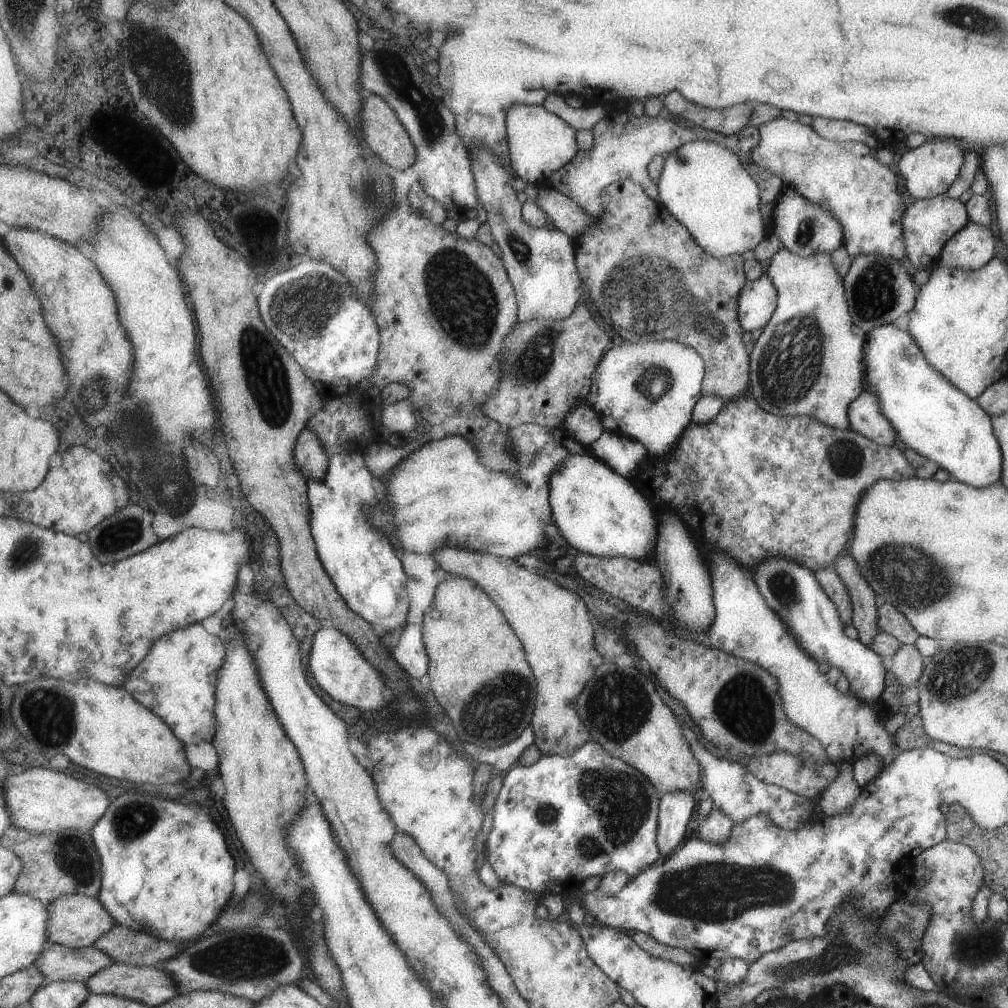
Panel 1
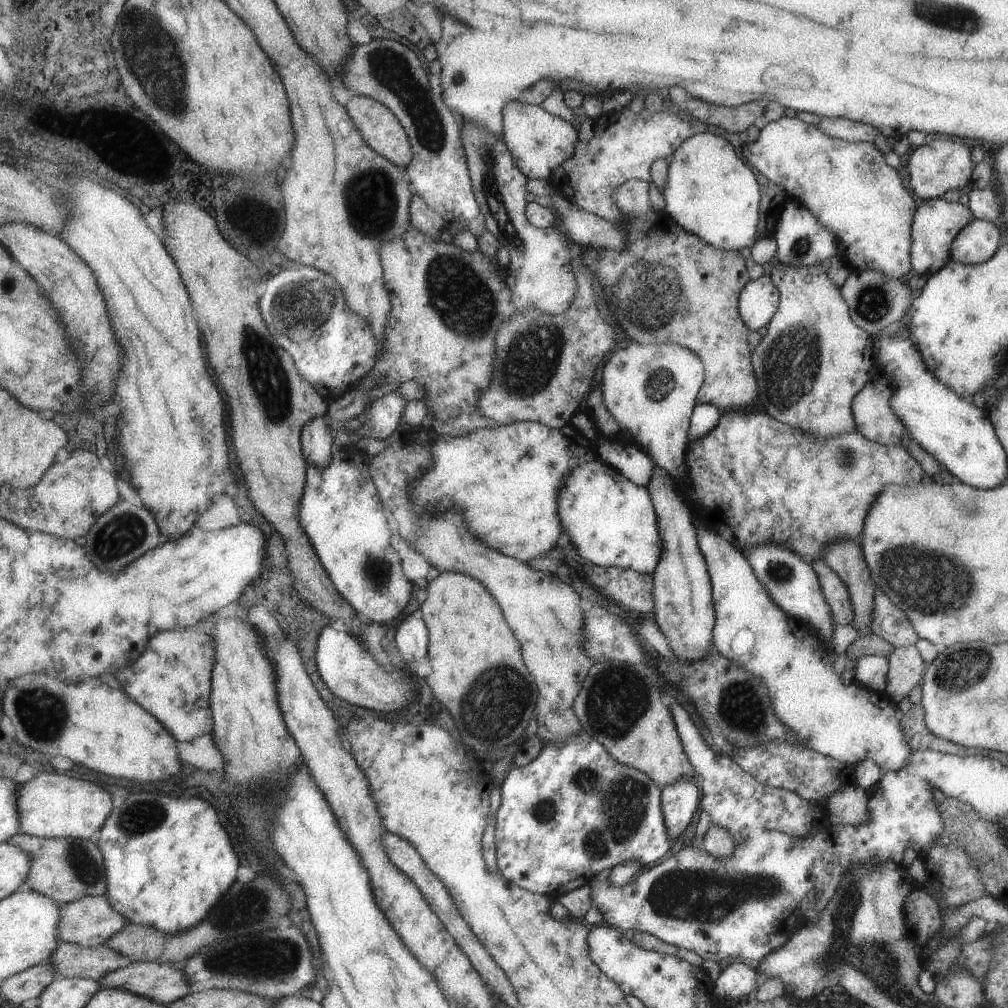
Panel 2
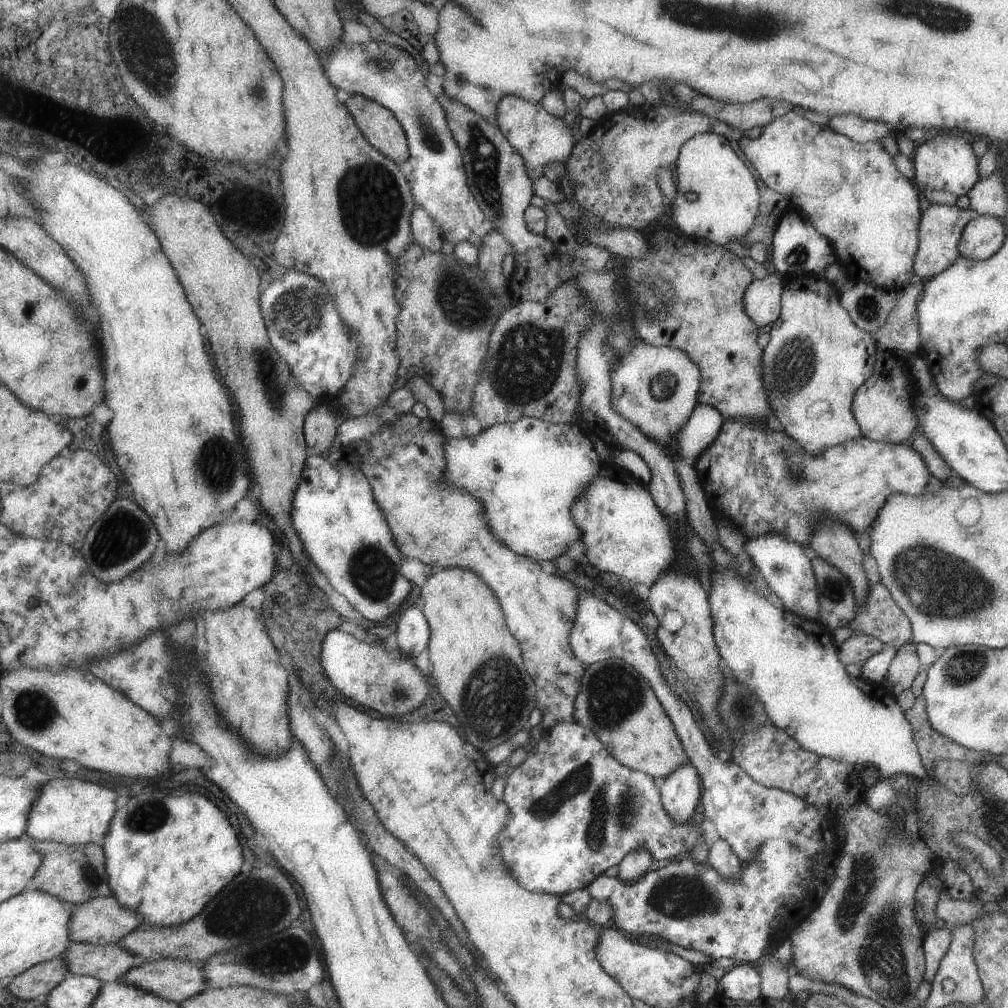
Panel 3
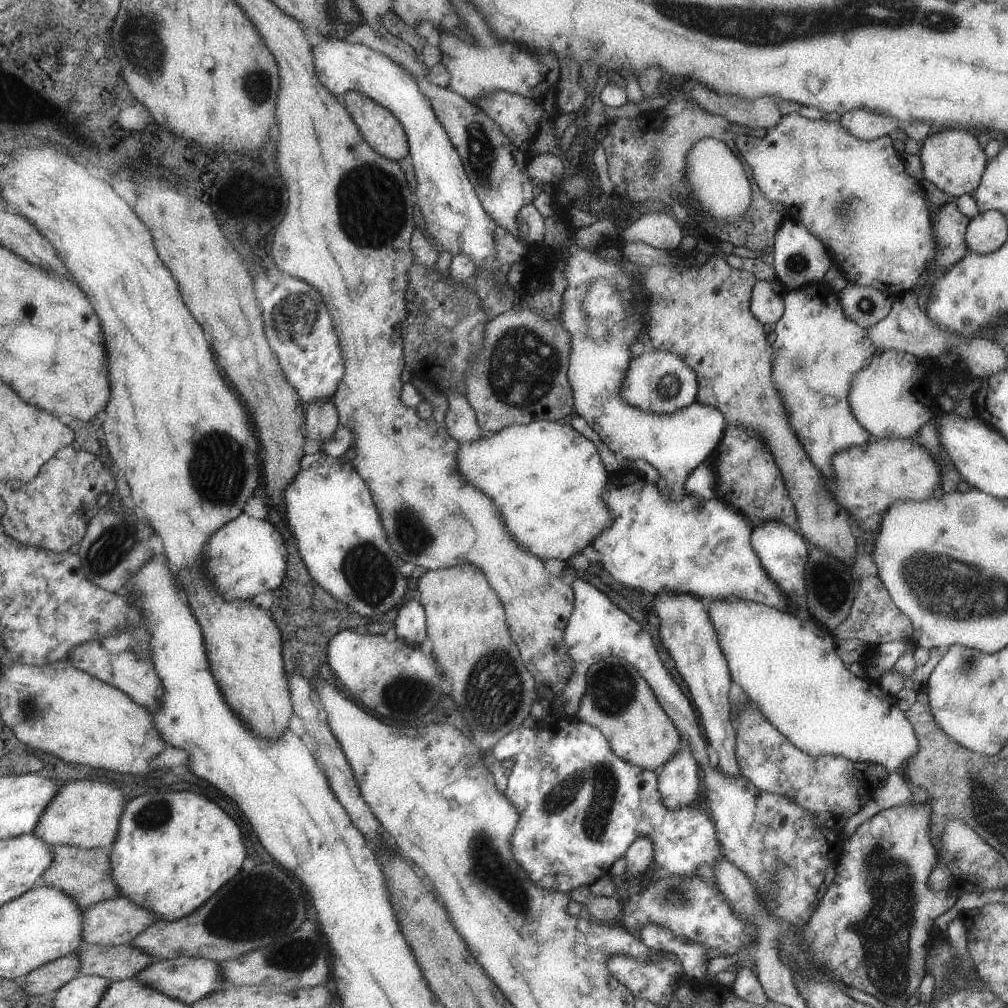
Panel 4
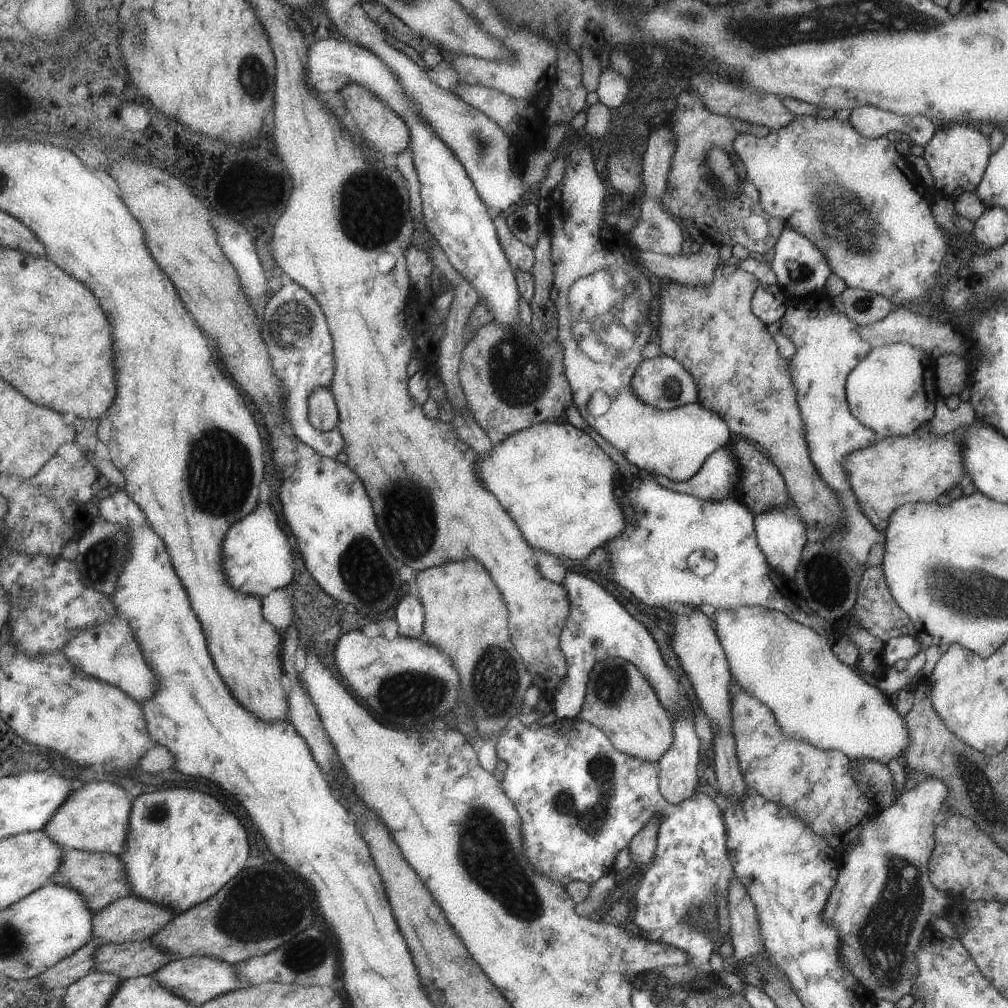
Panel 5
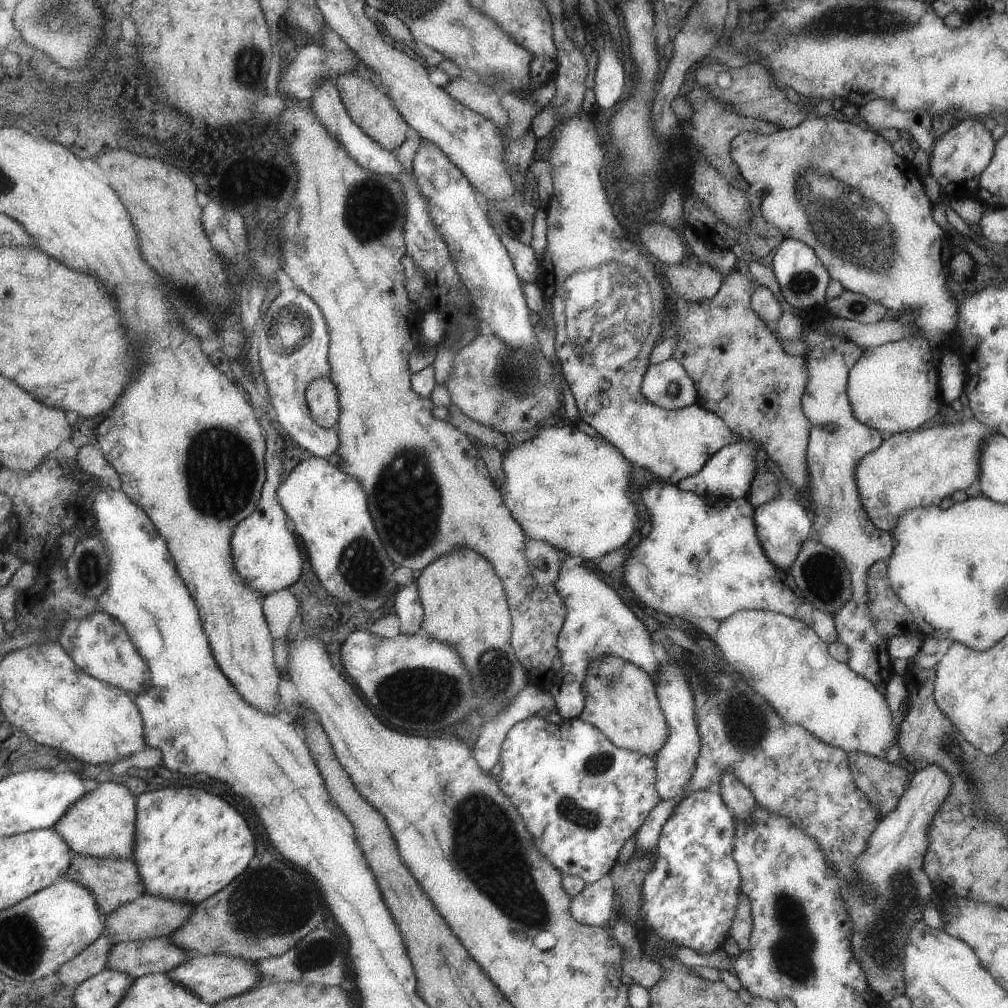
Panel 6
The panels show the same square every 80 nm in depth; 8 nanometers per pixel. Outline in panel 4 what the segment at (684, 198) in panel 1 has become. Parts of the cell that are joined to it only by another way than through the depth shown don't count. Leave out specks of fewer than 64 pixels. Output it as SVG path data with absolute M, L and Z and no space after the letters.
M705 137L695 142L686 152L686 176L691 186L691 198L701 206L713 220L725 220L733 224L743 218L743 212L751 200L751 184L741 162L729 152L730 148L716 138Z

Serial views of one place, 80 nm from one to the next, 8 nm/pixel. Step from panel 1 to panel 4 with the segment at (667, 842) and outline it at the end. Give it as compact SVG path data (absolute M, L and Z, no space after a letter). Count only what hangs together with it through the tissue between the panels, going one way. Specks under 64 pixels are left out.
M685 738L683 746L673 754L673 759L657 771L656 781L662 805L670 811L695 800L699 788L697 760L691 754L691 746L687 746Z

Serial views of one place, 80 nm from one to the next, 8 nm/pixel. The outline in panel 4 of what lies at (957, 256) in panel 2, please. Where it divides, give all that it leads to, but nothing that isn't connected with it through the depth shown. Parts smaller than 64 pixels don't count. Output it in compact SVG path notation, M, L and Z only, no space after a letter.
M997 211L977 212L965 229L964 243L968 252L986 255L1005 244L1005 236L1005 216Z

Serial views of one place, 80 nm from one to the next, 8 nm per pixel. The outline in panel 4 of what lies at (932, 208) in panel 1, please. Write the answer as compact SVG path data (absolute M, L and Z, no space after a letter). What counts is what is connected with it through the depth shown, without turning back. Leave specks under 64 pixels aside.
M945 203L935 212L932 222L932 239L935 250L932 259L926 264L925 272L943 271L956 263L965 252L964 232L970 218L962 215L954 203Z

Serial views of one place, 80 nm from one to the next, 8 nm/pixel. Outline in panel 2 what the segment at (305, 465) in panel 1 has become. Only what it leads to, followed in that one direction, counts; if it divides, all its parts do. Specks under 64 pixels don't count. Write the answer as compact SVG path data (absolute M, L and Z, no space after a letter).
M326 416L317 417L306 424L302 430L302 447L308 464L314 464L320 469L330 466L334 435L335 431L326 421Z

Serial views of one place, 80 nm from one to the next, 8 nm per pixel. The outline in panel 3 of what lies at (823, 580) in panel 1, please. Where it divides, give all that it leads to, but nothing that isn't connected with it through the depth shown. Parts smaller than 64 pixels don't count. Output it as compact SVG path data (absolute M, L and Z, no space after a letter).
M821 557L811 560L818 592L818 618L828 629L847 625L856 613L852 586L844 574Z

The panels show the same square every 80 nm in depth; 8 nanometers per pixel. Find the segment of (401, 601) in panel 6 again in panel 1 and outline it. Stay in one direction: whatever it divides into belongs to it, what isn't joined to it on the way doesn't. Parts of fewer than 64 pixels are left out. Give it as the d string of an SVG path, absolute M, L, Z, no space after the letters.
M408 623L400 632L392 655L412 678L423 678L430 669L430 656L424 641L424 625Z

